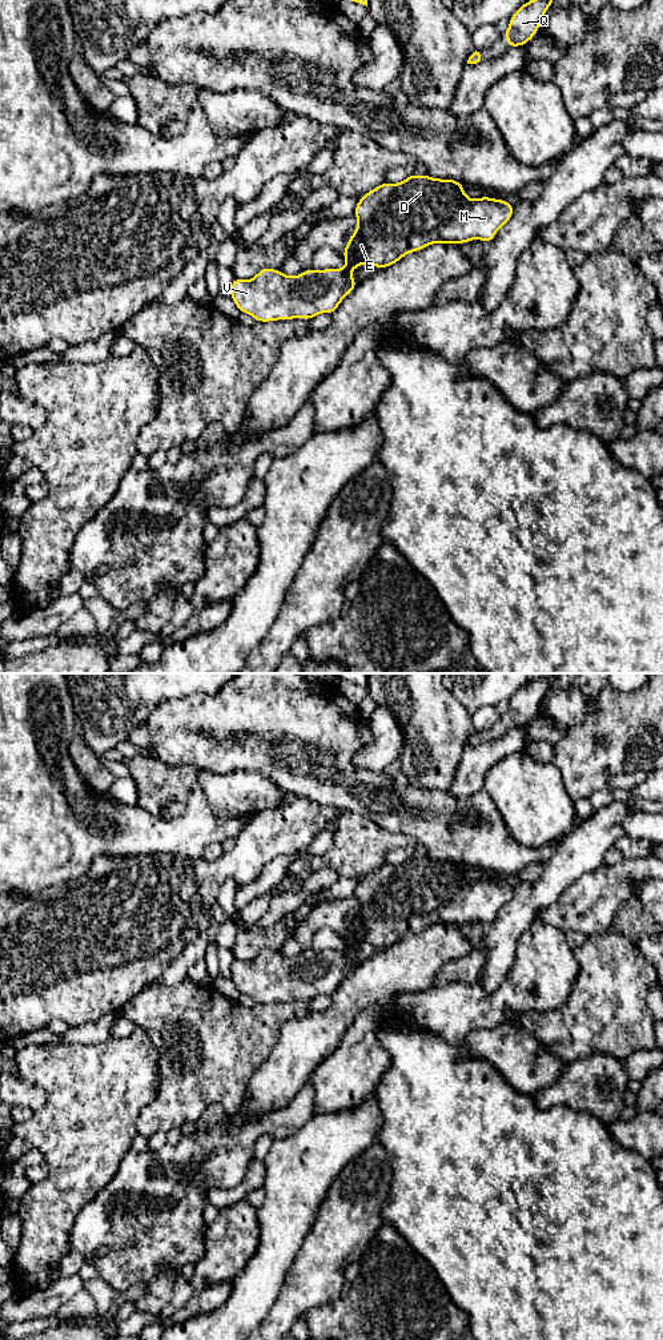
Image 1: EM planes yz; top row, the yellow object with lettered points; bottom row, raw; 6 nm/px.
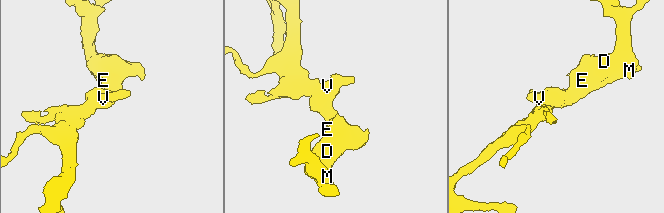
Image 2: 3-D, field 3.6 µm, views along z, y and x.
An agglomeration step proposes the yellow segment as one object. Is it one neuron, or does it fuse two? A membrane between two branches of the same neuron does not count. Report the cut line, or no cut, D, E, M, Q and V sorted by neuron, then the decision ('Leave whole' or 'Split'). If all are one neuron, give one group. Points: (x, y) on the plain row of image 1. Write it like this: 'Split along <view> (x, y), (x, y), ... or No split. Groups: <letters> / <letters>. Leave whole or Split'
No split. Groups: D E M Q V. Leave whole

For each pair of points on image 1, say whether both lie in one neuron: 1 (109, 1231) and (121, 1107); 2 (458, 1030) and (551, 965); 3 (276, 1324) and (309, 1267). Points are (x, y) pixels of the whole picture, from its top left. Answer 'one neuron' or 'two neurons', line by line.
1: two neurons
2: one neuron
3: one neuron

